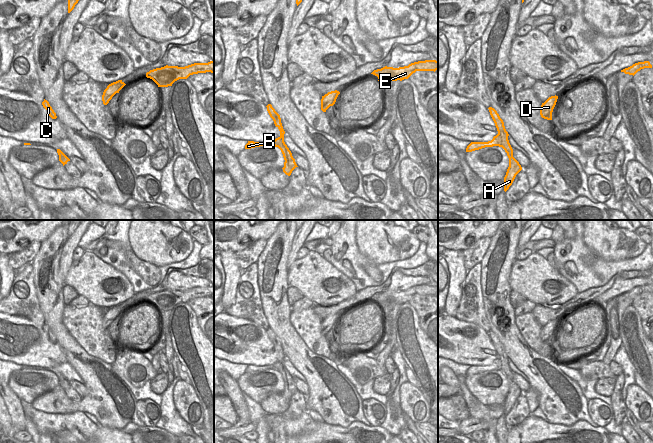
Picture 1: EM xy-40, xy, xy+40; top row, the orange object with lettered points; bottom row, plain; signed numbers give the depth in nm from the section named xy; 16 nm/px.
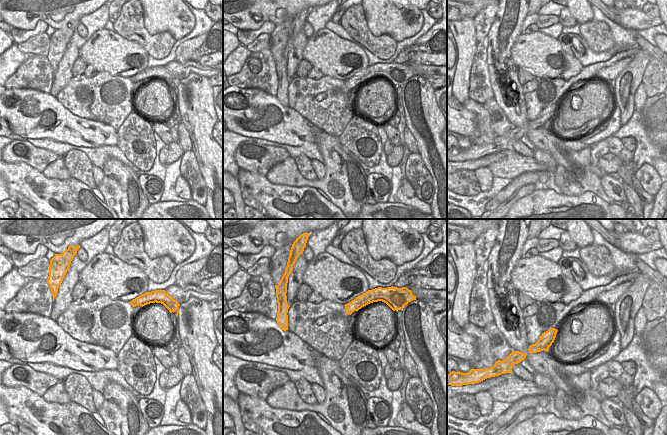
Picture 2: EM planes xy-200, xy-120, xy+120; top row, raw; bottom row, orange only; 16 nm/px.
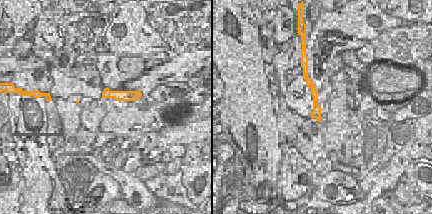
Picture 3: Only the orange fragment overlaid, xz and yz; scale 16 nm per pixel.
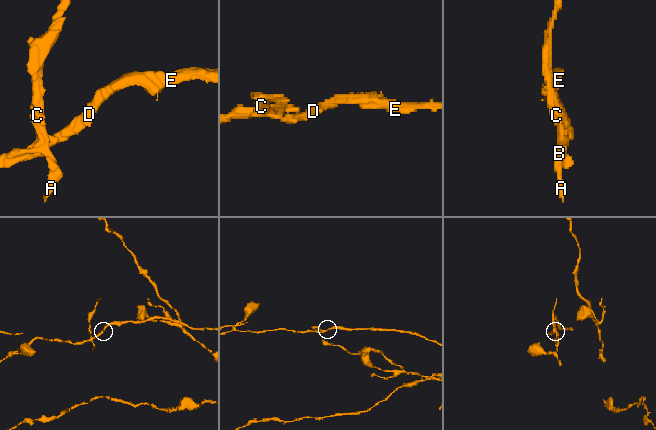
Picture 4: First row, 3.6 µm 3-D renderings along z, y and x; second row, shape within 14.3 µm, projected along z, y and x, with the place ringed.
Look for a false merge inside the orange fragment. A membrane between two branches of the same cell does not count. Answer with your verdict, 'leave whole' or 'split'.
split

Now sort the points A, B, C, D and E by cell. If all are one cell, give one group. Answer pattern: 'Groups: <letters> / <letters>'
Groups: A C / B D E.

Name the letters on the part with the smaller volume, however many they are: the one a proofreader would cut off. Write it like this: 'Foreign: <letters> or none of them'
Foreign: A, C

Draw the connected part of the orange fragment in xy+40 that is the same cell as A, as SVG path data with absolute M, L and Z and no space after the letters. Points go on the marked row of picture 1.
M489 107L488 109L498 133L502 135L502 141L496 146L502 147L509 158L509 167L504 177L504 191L506 192L512 185L516 175L522 170L522 167L519 162L513 157L513 149L509 143L508 132L505 129L503 120L500 118L499 114L494 108Z

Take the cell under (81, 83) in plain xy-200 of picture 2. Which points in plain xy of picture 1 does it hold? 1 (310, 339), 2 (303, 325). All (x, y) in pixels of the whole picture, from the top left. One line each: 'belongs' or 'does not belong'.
1: belongs
2: belongs

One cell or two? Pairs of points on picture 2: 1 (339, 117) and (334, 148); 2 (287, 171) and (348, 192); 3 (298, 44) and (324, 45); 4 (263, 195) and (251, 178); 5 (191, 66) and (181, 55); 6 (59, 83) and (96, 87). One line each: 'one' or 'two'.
1: two
2: one
3: two
4: one
5: two
6: two

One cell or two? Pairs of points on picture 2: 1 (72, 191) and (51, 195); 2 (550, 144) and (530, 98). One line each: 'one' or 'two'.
1: one
2: two

